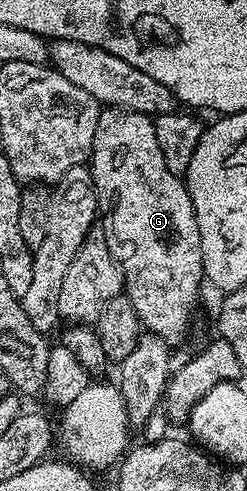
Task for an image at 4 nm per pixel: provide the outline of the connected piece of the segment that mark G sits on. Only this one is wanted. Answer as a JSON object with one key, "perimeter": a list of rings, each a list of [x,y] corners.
{"perimeter":[[[104,108],[97,119],[89,168],[95,193],[99,196],[101,228],[111,254],[123,270],[125,296],[133,303],[142,328],[159,334],[168,346],[175,347],[191,325],[191,316],[199,305],[199,292],[205,286],[203,256],[189,191],[181,178],[165,167],[165,155],[161,155],[161,147],[157,145],[154,120],[145,113]]]}

